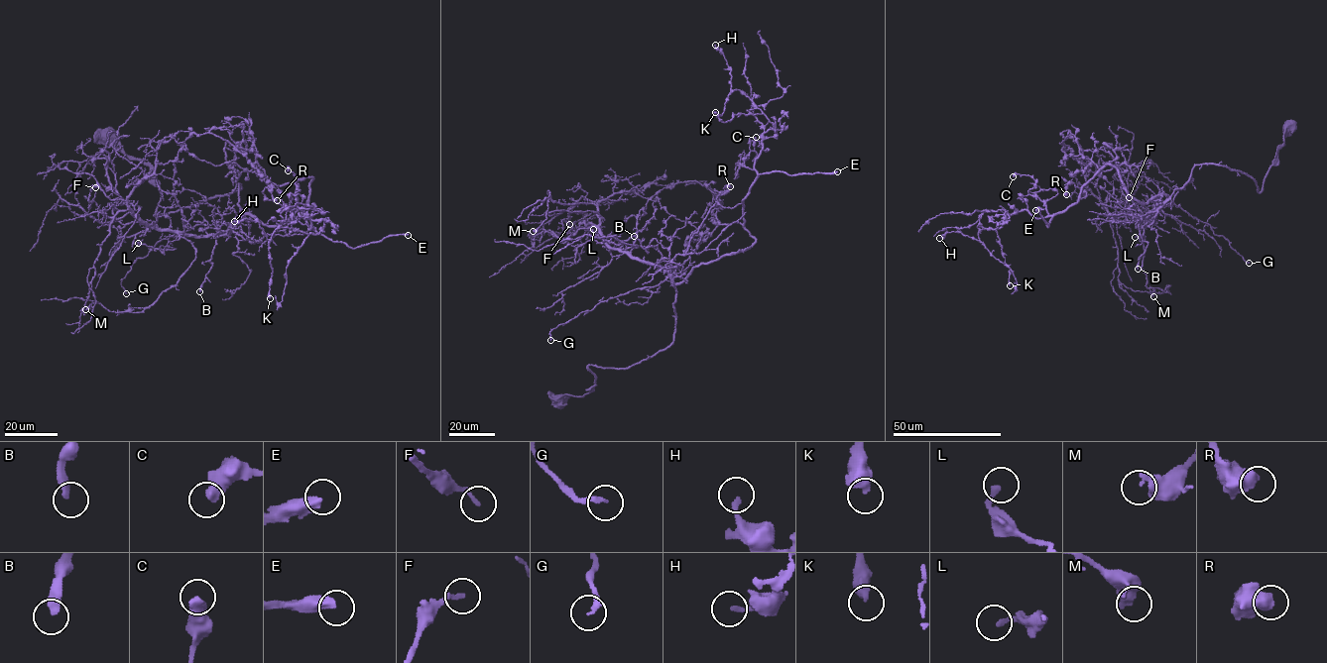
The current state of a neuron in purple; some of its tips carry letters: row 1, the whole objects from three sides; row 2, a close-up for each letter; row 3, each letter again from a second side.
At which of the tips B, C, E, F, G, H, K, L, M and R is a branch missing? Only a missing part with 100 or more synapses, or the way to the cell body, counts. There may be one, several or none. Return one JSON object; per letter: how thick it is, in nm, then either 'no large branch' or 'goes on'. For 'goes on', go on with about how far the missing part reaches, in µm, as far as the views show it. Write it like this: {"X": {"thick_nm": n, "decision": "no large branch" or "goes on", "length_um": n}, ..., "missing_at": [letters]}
{"B": {"thick_nm": 360, "decision": "no large branch"}, "C": {"thick_nm": 500, "decision": "no large branch"}, "E": {"thick_nm": 400, "decision": "goes on", "length_um": 120}, "F": {"thick_nm": 180, "decision": "no large branch"}, "G": {"thick_nm": 220, "decision": "no large branch"}, "H": {"thick_nm": 200, "decision": "no large branch"}, "K": {"thick_nm": 500, "decision": "no large branch"}, "L": {"thick_nm": 220, "decision": "no large branch"}, "M": {"thick_nm": 320, "decision": "no large branch"}, "R": {"thick_nm": 650, "decision": "no large branch"}, "missing_at": ["E"]}

